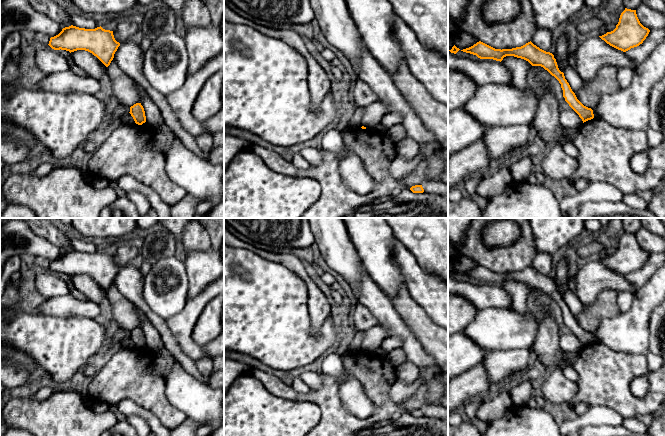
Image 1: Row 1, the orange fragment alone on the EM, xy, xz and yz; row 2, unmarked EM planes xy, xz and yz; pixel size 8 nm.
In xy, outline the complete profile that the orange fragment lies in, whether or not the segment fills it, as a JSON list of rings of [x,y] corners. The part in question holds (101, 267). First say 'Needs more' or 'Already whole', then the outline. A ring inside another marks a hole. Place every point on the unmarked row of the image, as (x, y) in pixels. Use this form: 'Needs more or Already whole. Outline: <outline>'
Already whole. Outline: [[[71,249],[51,261],[48,269],[54,274],[61,273],[70,277],[77,274],[88,275],[108,291],[120,267],[115,264],[113,255],[105,254],[101,250],[85,253]]]

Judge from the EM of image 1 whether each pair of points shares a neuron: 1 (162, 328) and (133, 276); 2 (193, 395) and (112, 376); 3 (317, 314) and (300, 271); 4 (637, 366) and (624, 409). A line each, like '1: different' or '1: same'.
1: same
2: different
3: same
4: same

